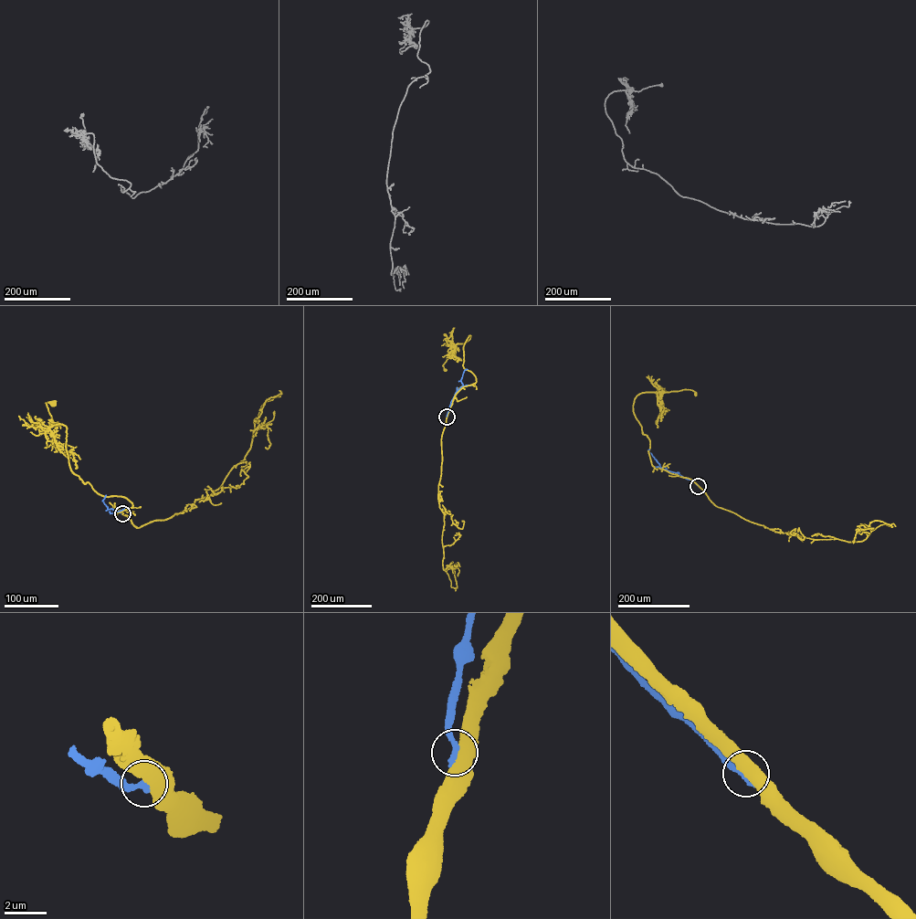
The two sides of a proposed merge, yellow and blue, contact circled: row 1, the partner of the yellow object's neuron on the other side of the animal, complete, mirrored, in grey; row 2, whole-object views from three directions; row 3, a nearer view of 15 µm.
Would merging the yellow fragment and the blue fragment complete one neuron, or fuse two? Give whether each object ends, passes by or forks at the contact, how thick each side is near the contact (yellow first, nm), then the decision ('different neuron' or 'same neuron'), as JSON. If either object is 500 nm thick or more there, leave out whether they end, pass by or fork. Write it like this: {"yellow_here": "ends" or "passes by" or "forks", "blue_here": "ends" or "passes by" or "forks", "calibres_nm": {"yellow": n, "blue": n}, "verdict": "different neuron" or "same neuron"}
{"calibres_nm": {"yellow": 500, "blue": 280}, "verdict": "different neuron"}

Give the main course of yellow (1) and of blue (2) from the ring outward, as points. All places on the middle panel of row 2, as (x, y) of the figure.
1: (447, 417), (456, 394), (476, 381), (463, 365), (470, 335), (456, 344), (445, 369)
2: (447, 417), (455, 394), (463, 385), (460, 380), (464, 371), (468, 370)

